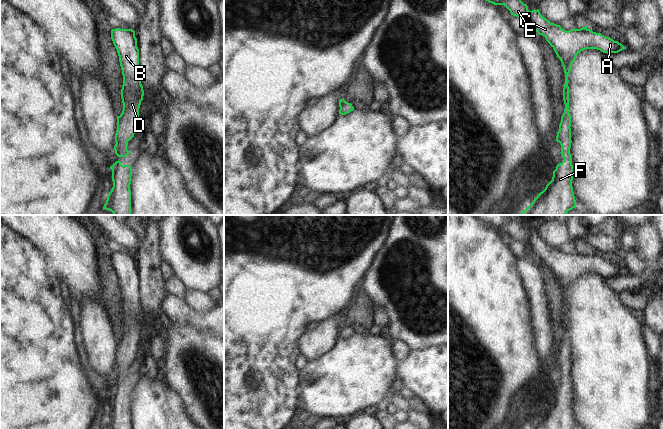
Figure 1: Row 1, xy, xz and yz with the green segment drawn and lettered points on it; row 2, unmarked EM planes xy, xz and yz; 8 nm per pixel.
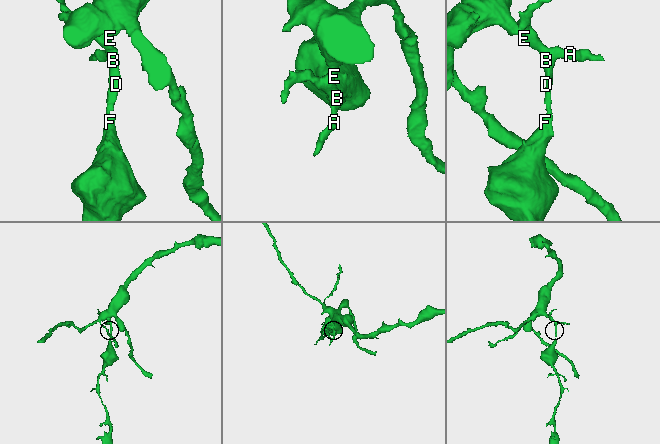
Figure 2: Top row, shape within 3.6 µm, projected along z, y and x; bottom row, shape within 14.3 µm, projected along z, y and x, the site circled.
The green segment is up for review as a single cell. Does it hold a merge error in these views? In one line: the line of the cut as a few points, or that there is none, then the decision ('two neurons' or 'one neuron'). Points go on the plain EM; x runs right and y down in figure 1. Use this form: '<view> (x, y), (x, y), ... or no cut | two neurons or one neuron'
no cut | one neuron

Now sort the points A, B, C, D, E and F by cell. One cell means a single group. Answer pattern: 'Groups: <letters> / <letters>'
Groups: A B C D E F.

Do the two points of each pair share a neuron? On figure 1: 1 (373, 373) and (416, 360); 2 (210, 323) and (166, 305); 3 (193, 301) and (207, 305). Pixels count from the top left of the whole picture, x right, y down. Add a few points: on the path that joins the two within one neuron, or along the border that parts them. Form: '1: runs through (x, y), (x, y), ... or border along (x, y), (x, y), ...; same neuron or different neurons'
1: border along (397, 362), (395, 378); different neurons
2: runs through (199, 321), (177, 311); same neuron
3: runs through (196, 301), (204, 303); same neuron

